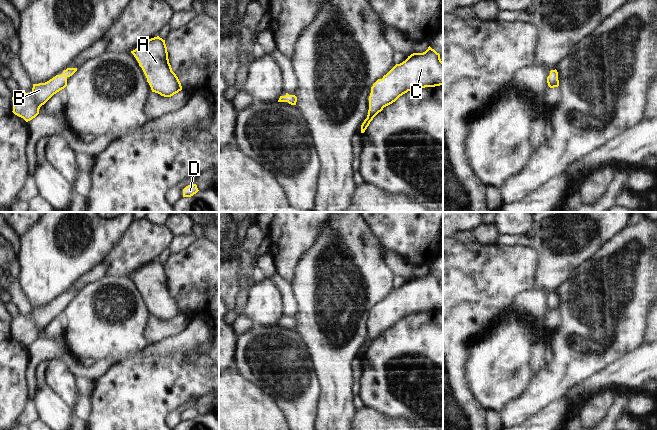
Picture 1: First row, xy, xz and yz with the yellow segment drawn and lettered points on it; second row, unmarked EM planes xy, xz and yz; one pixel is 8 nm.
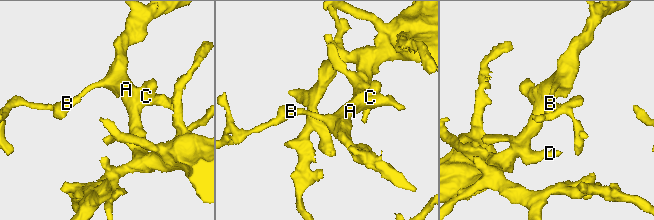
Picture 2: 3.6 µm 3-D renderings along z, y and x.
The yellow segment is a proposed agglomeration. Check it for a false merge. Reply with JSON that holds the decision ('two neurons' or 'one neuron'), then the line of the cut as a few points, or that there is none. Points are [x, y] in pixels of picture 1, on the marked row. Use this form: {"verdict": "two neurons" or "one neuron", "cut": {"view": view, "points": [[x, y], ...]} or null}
{"verdict": "one neuron", "cut": null}

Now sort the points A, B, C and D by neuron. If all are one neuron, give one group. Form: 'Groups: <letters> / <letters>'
Groups: A B C D

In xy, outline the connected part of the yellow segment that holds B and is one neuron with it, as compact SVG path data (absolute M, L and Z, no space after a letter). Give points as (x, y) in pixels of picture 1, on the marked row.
M67 68L62 75L56 75L45 83L33 84L30 94L19 91L12 97L12 112L26 122L32 120L39 114L39 109L42 105L67 86L67 78L76 71L77 68Z

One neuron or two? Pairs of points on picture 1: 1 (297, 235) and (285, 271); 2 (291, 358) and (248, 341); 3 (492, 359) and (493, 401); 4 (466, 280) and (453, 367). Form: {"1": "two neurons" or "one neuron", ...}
{"1": "one neuron", "2": "one neuron", "3": "one neuron", "4": "one neuron"}

